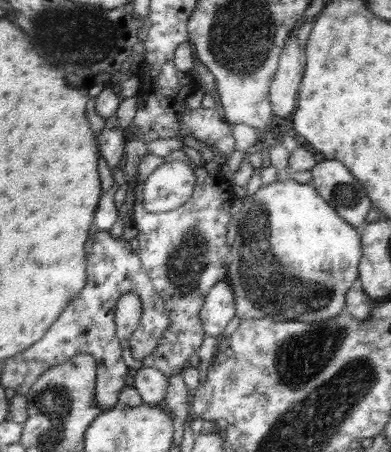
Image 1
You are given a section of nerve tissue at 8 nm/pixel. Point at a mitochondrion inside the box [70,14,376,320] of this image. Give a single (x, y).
(268, 284)

